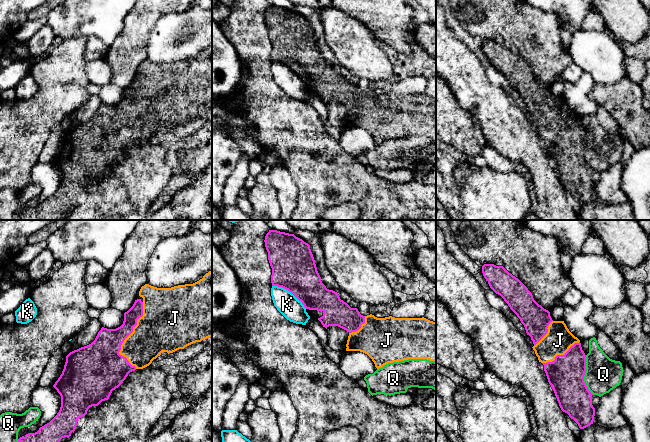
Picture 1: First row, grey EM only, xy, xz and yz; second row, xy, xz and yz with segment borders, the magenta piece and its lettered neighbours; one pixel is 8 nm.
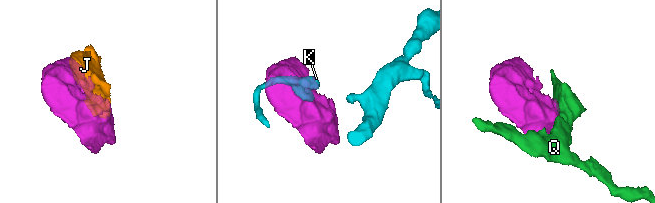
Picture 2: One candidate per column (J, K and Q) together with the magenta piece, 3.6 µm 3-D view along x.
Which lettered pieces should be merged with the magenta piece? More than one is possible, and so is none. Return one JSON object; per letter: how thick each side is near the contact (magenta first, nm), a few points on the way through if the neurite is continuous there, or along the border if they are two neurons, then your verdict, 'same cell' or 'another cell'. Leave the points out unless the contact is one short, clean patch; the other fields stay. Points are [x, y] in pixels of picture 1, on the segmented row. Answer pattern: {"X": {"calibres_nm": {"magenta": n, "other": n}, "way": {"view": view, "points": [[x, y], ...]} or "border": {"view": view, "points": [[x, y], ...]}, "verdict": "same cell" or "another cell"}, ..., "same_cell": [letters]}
{"J": {"calibres_nm": {"magenta": 260, "other": 340}, "verdict": "same cell"}, "K": {"calibres_nm": {"magenta": 360, "other": 180}, "verdict": "another cell"}, "Q": {"calibres_nm": {"magenta": 300, "other": 280}, "verdict": "another cell"}, "same_cell": ["J"]}

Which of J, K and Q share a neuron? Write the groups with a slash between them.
J / K / Q

